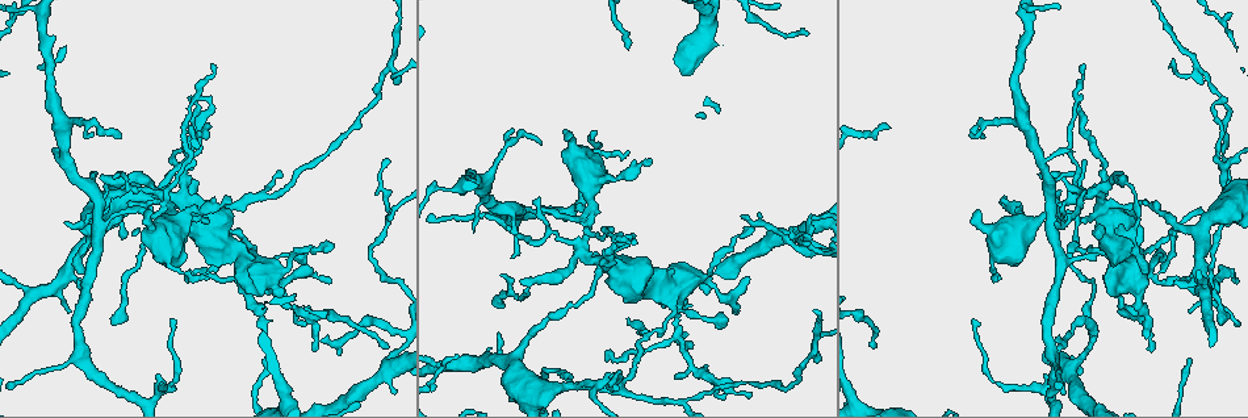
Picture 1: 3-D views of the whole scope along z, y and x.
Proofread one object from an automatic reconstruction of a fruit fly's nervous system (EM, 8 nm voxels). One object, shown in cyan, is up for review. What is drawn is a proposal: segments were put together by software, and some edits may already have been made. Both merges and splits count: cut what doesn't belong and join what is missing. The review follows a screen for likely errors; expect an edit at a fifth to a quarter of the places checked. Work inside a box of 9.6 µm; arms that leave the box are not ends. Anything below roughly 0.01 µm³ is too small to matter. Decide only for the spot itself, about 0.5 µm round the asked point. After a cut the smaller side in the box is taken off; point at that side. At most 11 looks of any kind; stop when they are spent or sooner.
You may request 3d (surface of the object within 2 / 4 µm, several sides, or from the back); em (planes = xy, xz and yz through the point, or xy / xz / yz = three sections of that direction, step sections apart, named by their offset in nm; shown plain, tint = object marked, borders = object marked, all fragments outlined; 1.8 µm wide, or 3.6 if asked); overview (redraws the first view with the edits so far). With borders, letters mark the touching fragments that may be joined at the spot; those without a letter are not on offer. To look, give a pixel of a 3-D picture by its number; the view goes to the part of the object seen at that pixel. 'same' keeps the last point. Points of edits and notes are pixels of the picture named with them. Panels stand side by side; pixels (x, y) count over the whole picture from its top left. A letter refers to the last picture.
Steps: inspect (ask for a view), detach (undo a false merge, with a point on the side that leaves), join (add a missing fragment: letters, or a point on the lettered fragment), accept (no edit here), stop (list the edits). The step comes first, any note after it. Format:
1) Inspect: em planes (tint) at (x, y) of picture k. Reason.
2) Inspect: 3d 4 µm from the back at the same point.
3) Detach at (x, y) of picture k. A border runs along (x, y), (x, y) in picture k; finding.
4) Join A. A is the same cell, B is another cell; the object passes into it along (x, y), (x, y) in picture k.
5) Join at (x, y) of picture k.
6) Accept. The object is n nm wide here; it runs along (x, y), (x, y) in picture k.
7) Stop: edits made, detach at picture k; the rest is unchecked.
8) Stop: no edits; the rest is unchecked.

Inspect: em xy step 4 (borders) at (1235, 282) of picture 1. Thin end.

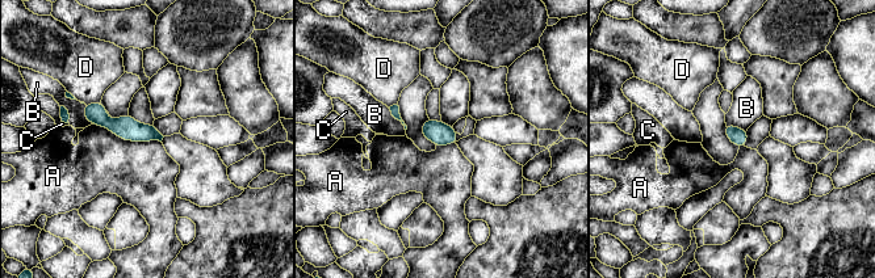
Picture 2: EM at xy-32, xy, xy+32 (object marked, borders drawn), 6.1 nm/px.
Accept. The longest contact is with A, 440 nm; A, B, C and D are other cells; it runs along (87, 106), (108, 123), (158, 137) in picture 2; none of them fits.

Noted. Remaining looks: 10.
Inspect: em planes (borders) at (334, 244) of picture 1. Free end.

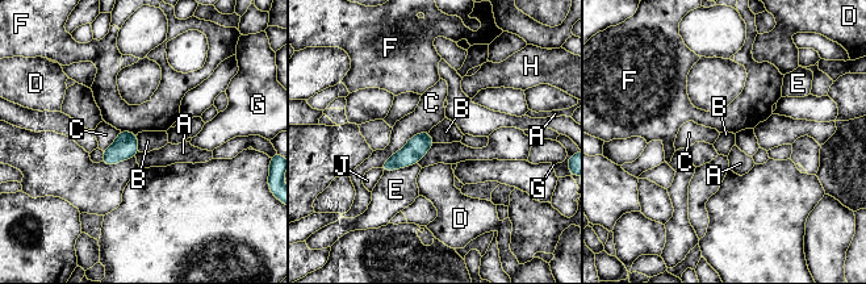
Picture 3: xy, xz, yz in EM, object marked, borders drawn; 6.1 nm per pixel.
Accept. The object is 140 nm wide here; A, B, C, D, E, F, G, H and J are other cells; no lettered fragment goes on from it.

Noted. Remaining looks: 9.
Inspect: 3d 4 µm from the back at (811, 243) of picture 1. Thin end.

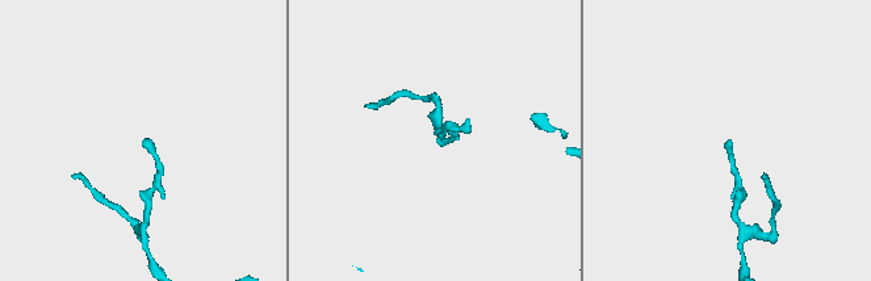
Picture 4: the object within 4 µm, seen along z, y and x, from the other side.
Inspect: em planes (borders) at (730, 140) of picture 4. Now the EM.

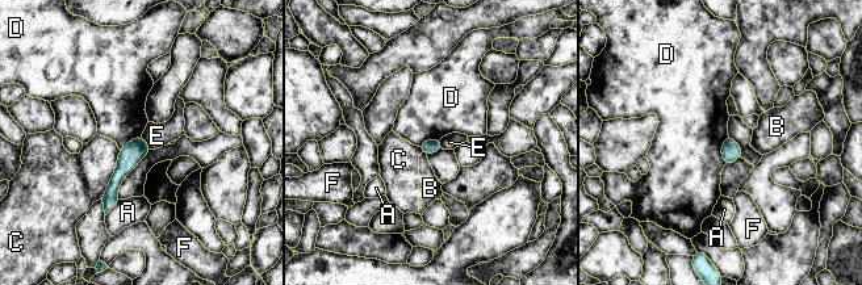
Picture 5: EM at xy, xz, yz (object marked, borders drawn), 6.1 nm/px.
Accept. The object is 90 nm wide here; the longest contact is with C, 300 nm; A, B, C, D, E and F are other cells; no lettered fragment goes on from it.

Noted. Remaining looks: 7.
Inspect: 3d 2 µm at (211, 103) of picture 1. Abrupt turn.

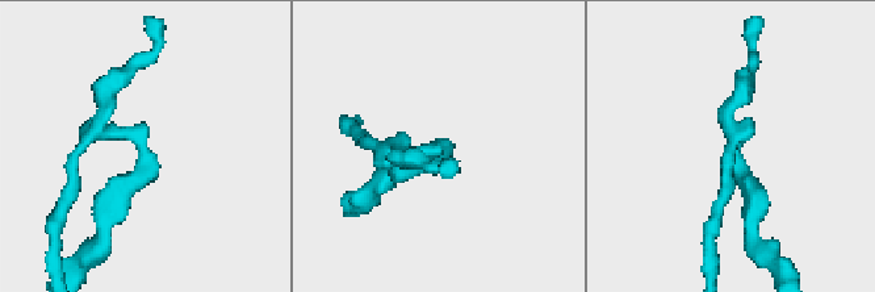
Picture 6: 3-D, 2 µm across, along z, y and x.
Inspect: em planes (tint) at (144, 157) of picture 6. Need the tissue.

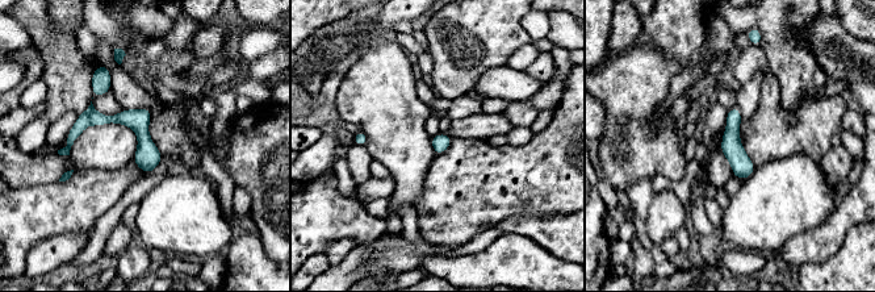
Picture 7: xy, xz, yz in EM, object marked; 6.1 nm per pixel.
Inspect: em planes (borders) at the same point. What lies round it.

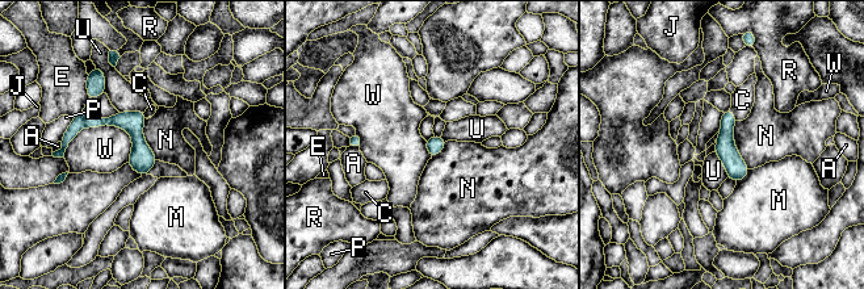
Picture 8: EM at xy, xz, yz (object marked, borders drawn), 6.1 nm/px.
Accept. The longest contact is with W, 440 nm; A, C, E, J, M, N, P, R, U and W are other cells; a border runs along (133, 141), (83, 128), (63, 156) in picture 8; all the same neuron.

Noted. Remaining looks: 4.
Inspect: 3d 4 µm at (1104, 201) of picture 1. Small branch off a trunk.

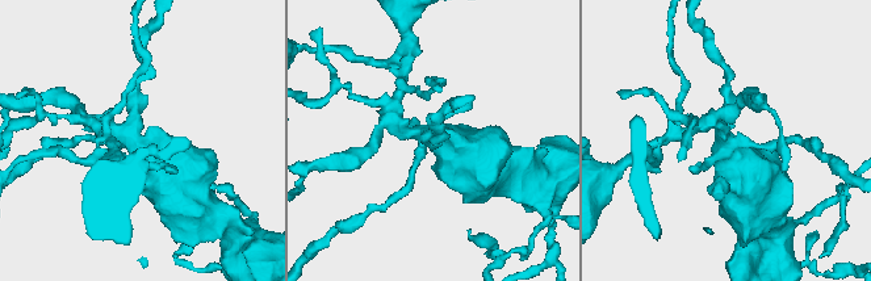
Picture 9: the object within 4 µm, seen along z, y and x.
Inspect: em 3.6 µm yz step 8 (tint) at (136, 139) of picture 9. Shape alone is not enough.

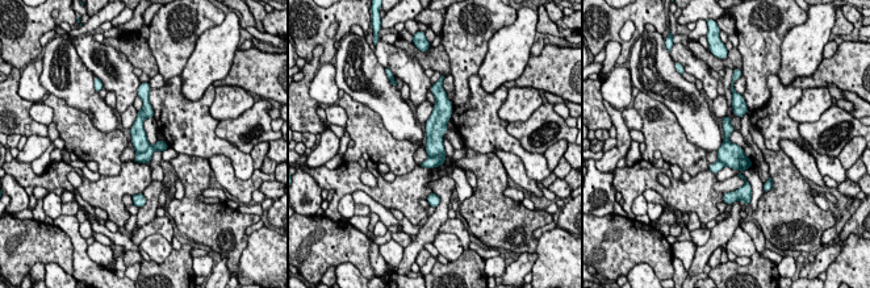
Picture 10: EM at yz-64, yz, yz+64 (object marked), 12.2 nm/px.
Inspect: em 3.6 µm yz step 8 (borders) at the same point. See the neighbours.

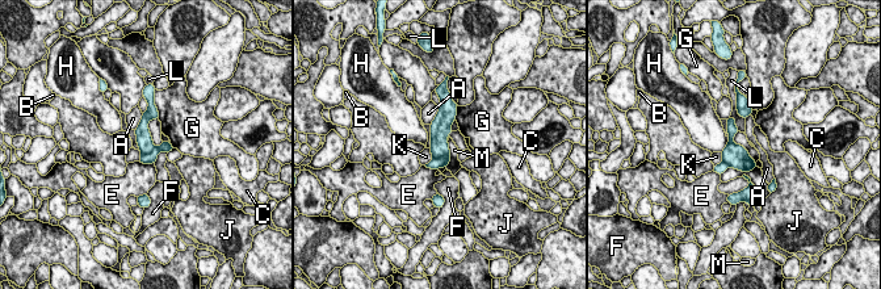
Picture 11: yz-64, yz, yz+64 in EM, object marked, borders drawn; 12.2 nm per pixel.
Accept. A, B, C, E, F, G, H, J, K, L and M are other cells; it runs along (448, 109), (432, 166) in picture 11; all the same neuron.

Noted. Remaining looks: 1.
Stop: no edits; the rest is unchecked.

